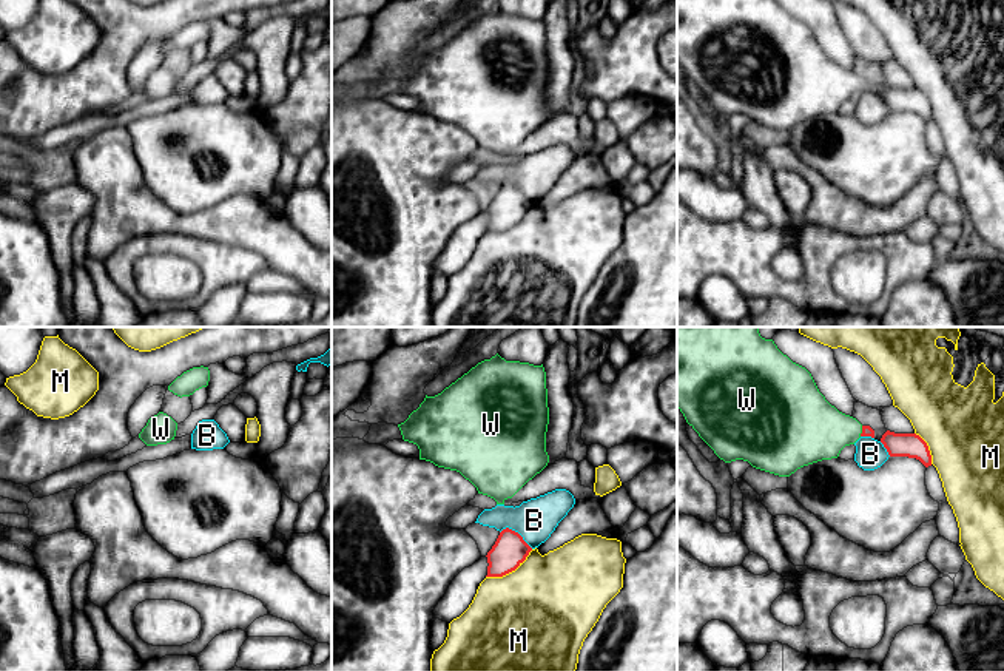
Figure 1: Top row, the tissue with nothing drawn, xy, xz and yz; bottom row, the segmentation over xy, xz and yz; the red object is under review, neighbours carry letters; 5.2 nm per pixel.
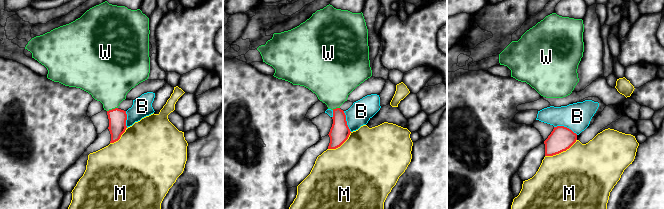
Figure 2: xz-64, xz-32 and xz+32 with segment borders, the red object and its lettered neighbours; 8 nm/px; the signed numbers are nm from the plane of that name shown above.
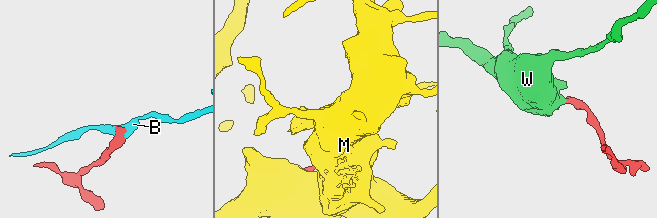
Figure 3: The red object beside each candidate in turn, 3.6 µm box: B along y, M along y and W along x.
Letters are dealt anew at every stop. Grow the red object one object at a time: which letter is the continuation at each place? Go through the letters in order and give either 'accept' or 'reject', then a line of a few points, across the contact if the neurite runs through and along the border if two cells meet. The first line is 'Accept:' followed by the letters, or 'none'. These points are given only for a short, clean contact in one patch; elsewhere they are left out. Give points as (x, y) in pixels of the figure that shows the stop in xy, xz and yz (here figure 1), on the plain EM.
Accept: W
B: reject; line xz (500, 185), (506, 182), (514, 184), (532, 202)
M: reject
W: accept; line yz (867, 85), (862, 85), (815, 85)

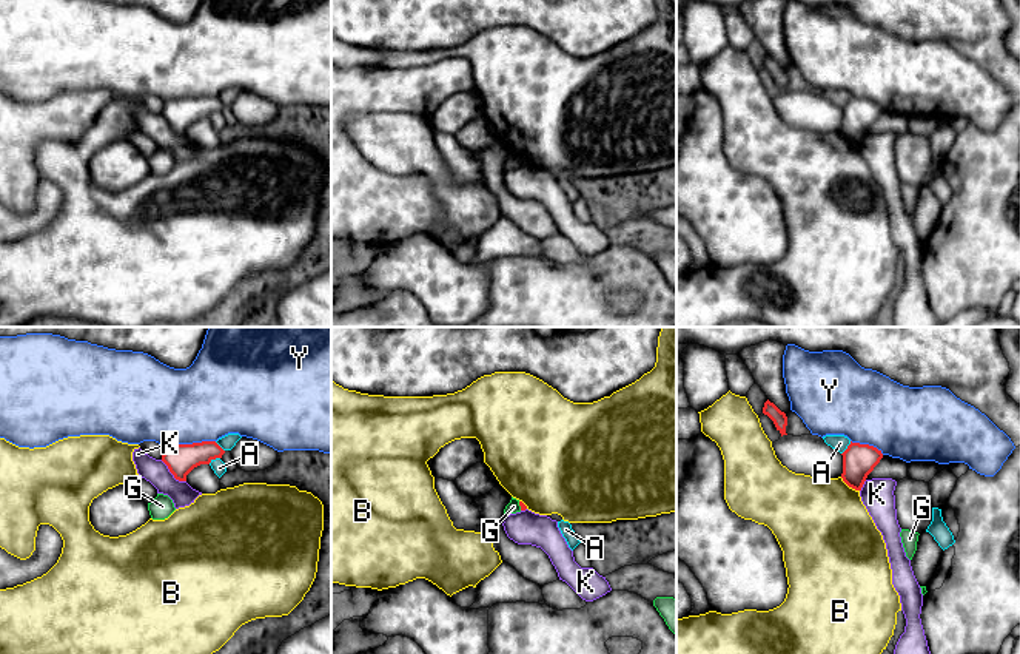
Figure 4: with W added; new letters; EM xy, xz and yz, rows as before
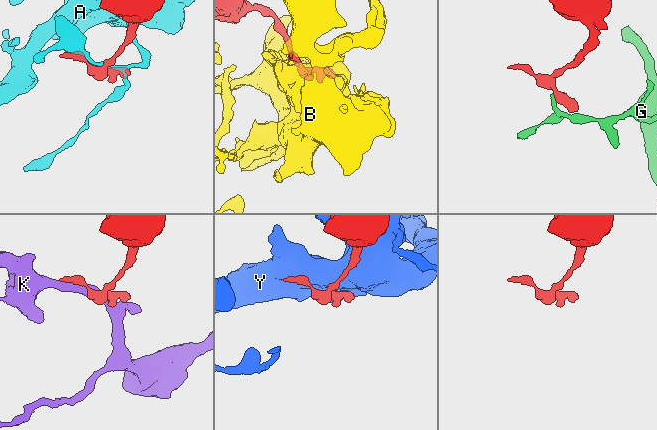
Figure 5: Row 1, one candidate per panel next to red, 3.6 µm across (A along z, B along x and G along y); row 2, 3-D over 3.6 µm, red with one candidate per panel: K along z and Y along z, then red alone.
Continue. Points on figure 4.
Accept: none
A: reject
B: reject
G: reject; line xz (518, 156), (521, 164)
K: reject
Y: reject

